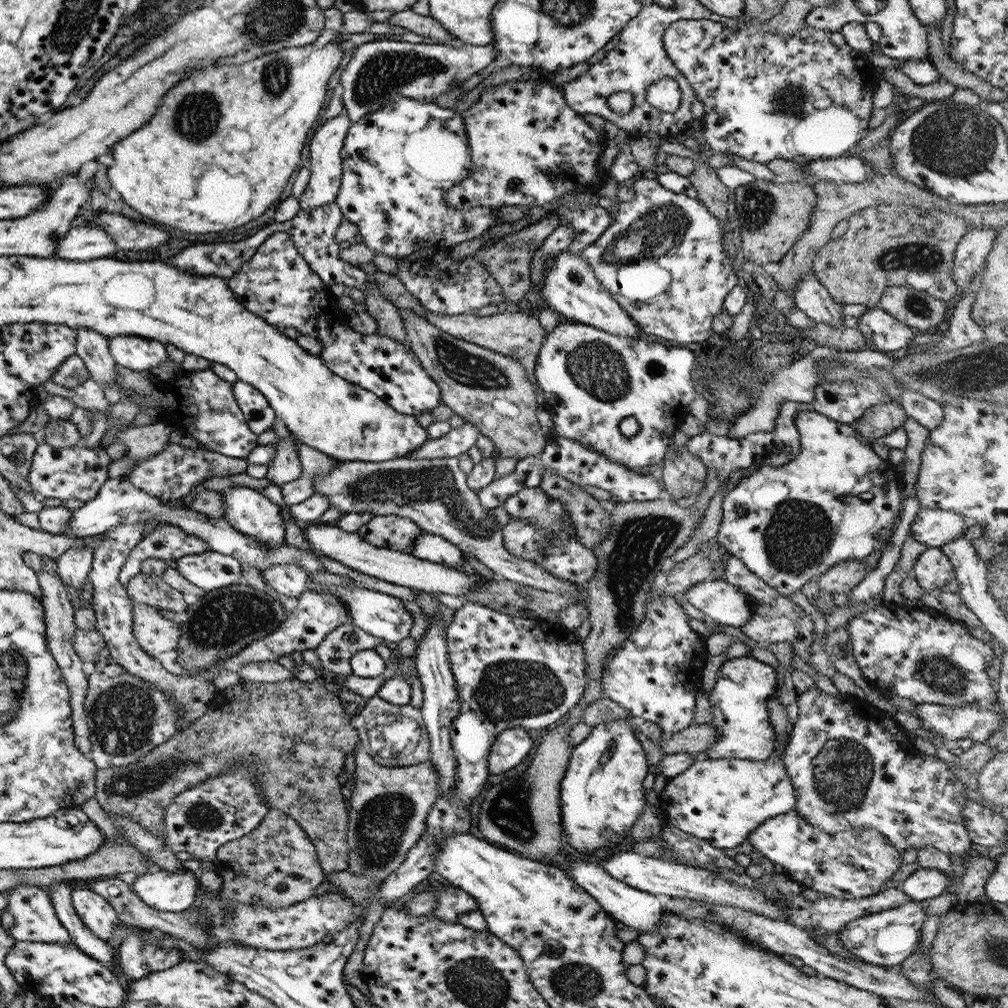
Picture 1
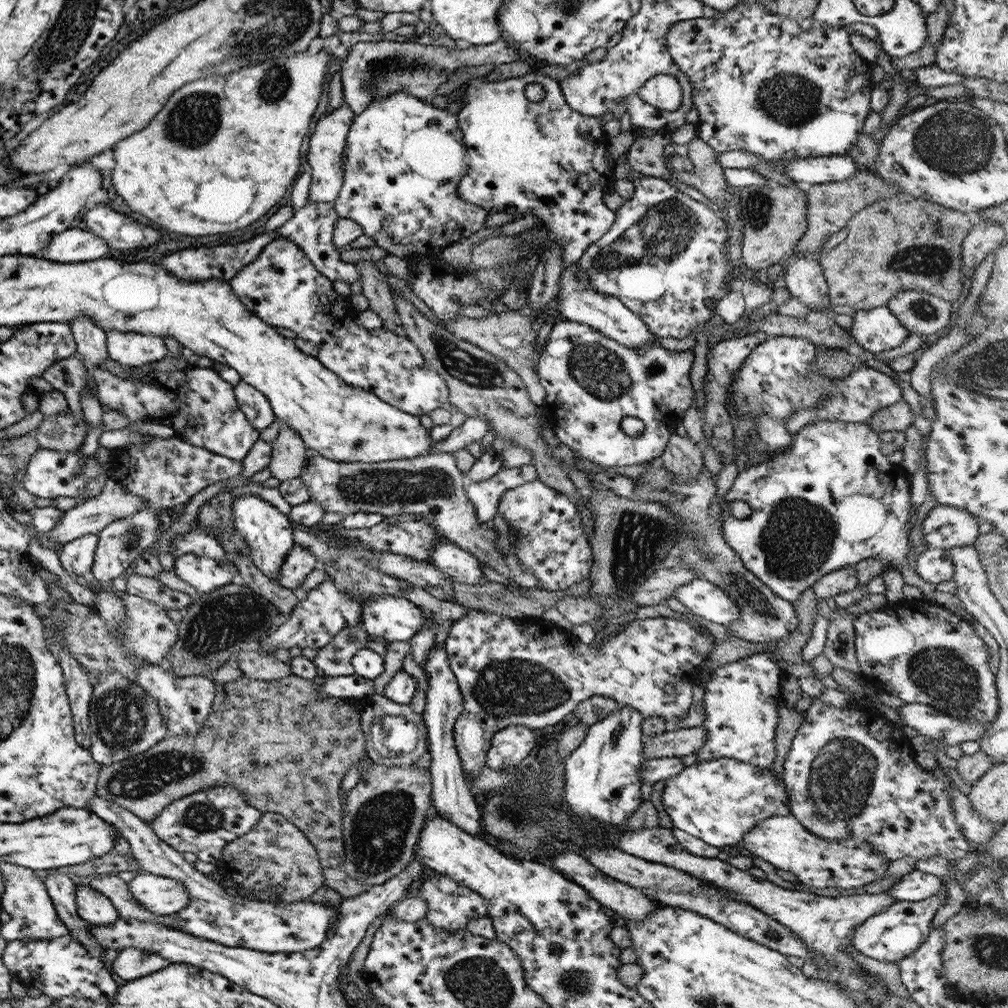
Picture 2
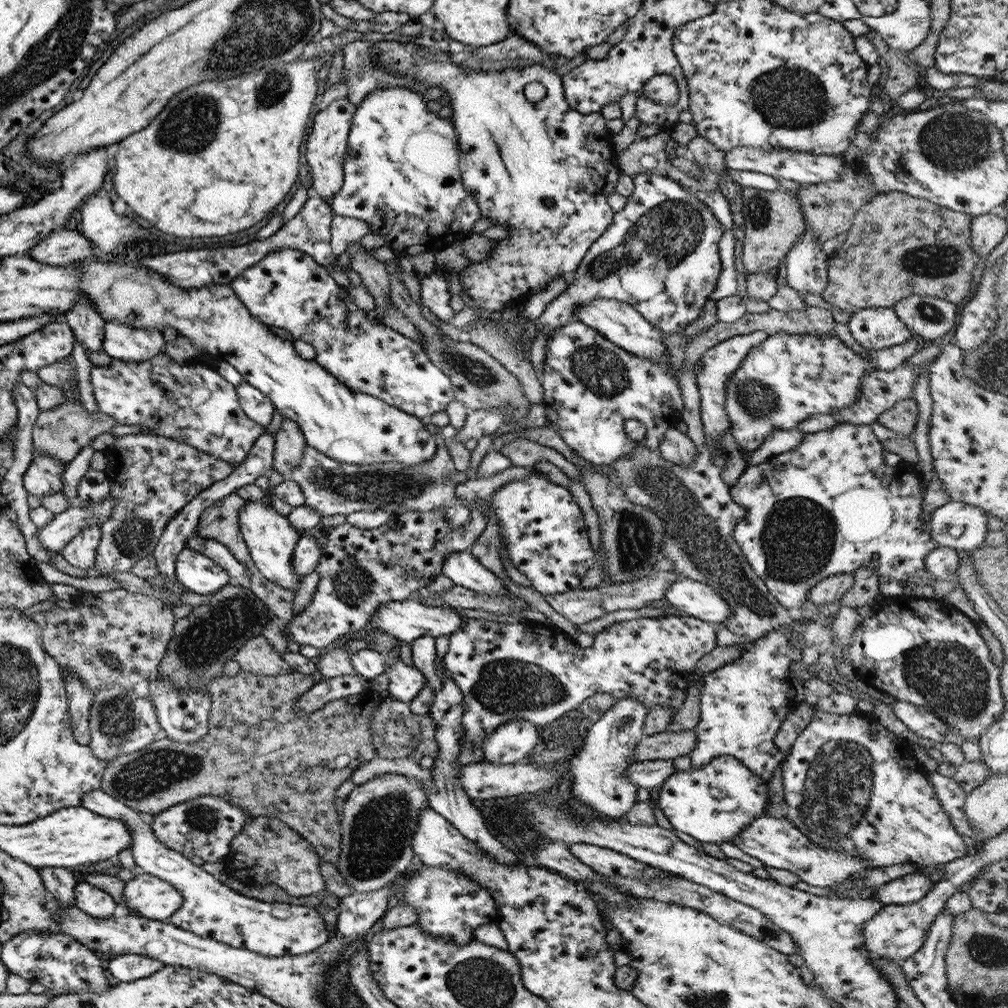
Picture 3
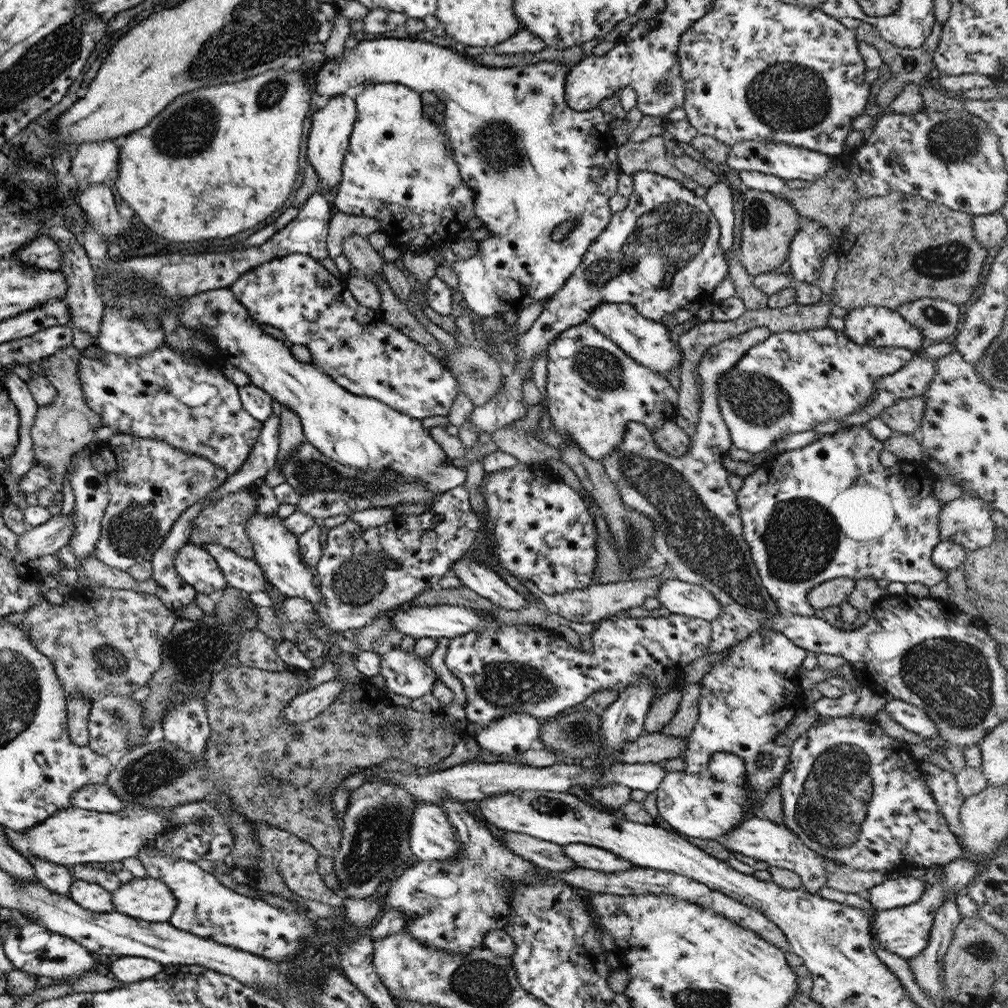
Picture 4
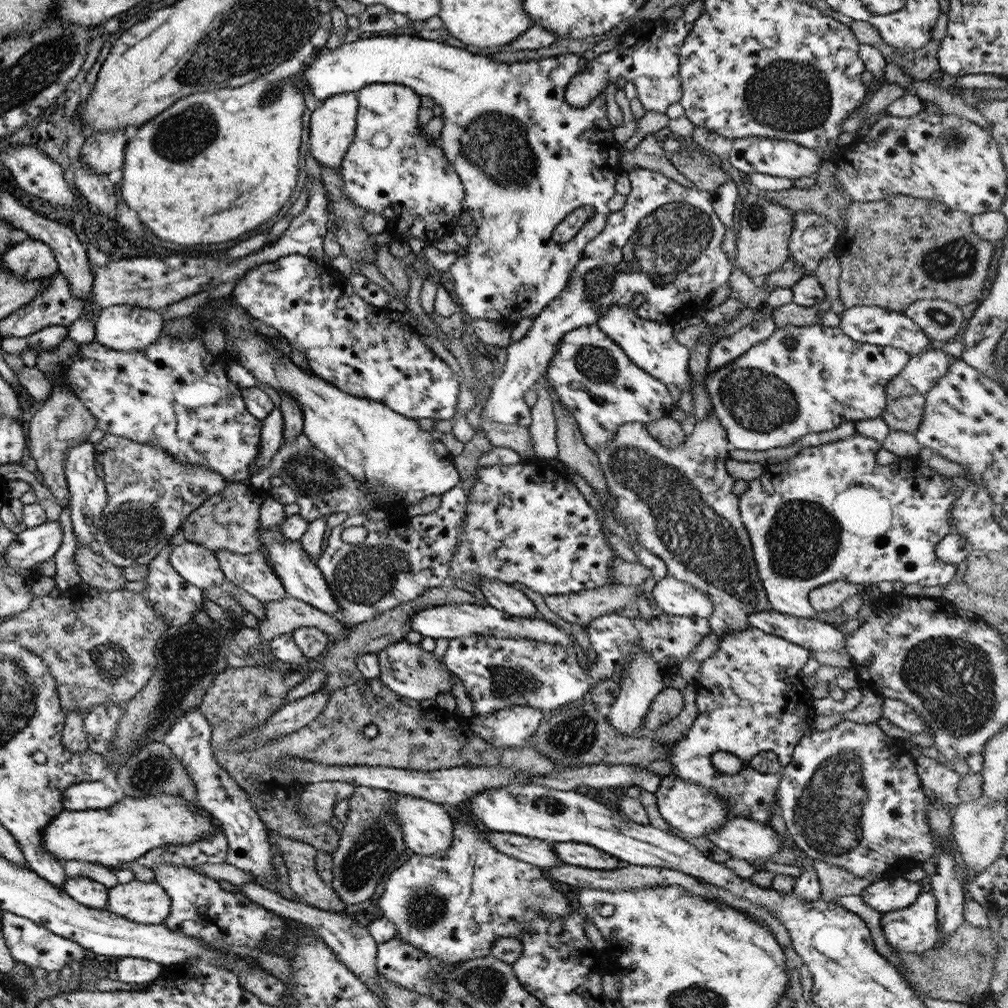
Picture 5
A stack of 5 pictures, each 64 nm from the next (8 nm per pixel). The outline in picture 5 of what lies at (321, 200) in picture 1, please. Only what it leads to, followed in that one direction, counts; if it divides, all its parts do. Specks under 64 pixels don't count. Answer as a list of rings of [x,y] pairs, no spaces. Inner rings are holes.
[[[353,92],[336,94],[327,97],[321,106],[313,110],[309,120],[309,155],[320,166],[336,170],[347,148],[351,145],[356,128],[357,97]]]

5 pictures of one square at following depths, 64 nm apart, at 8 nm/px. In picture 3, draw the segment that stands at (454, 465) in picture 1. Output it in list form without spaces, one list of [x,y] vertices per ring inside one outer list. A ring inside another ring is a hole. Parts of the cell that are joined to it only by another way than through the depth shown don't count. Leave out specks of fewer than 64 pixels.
[[[450,424],[440,428],[434,436],[435,456],[423,464],[407,466],[407,468],[392,462],[361,464],[361,466],[343,464],[306,446],[301,461],[291,469],[287,477],[295,481],[299,490],[303,492],[305,501],[302,505],[317,510],[320,517],[333,516],[333,514],[347,516],[351,512],[373,511],[375,508],[394,514],[398,508],[402,508],[405,512],[407,510],[421,512],[431,510],[433,507],[443,507],[449,529],[463,527],[469,519],[469,510],[461,506],[461,502],[455,496],[457,484],[447,482],[456,469],[447,454],[447,448],[443,446],[443,440],[450,440],[456,433],[457,430]]]

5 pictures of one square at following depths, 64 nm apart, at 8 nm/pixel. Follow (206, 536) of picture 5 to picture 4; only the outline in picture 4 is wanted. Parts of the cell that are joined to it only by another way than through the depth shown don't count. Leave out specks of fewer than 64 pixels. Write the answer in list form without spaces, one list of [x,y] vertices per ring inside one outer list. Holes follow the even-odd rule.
[[[243,488],[209,501],[205,507],[197,511],[197,515],[189,525],[189,543],[219,544],[243,558],[251,557],[253,547],[245,533],[245,524],[247,524],[247,518],[257,510],[257,499],[258,497],[254,496],[249,488]]]

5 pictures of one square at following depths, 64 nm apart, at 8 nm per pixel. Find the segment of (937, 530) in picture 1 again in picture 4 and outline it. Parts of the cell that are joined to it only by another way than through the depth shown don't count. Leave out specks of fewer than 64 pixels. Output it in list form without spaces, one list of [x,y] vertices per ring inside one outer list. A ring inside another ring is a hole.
[[[963,493],[960,497],[948,501],[941,506],[939,512],[939,540],[953,541],[968,551],[995,544],[995,524],[989,517],[990,512],[989,505],[983,503],[977,495]]]

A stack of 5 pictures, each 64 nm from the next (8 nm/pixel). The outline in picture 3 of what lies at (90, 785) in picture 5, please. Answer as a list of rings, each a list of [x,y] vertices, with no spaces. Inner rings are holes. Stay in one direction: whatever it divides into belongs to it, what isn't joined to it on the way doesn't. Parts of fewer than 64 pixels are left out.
[[[101,789],[83,793],[79,799],[79,805],[95,814],[105,815],[111,819],[121,819],[129,825],[130,854],[138,865],[138,869],[141,873],[165,880],[183,898],[179,909],[167,919],[167,922],[173,926],[192,932],[201,938],[210,938],[233,948],[250,950],[263,956],[275,956],[275,958],[307,953],[315,950],[328,939],[325,923],[314,908],[276,901],[264,902],[236,893],[219,883],[200,866],[192,864],[182,854],[157,842],[150,825],[145,824],[139,818],[139,814]]]

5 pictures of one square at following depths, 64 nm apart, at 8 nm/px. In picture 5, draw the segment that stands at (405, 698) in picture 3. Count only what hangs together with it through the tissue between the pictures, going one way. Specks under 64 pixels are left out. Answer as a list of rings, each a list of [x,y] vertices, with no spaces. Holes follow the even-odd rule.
[[[404,638],[385,646],[375,656],[379,668],[377,678],[397,696],[418,701],[429,700],[437,698],[443,692],[451,692],[453,688],[452,672],[444,666],[442,660],[438,660],[432,652],[426,652],[418,644],[410,644]]]

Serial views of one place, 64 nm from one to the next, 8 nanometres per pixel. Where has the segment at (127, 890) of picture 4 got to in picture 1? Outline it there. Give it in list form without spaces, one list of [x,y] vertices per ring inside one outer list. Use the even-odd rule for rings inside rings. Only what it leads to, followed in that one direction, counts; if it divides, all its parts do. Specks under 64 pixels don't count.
[[[189,870],[181,873],[154,873],[137,875],[132,884],[133,892],[141,902],[159,912],[181,912],[195,902],[197,878]]]

